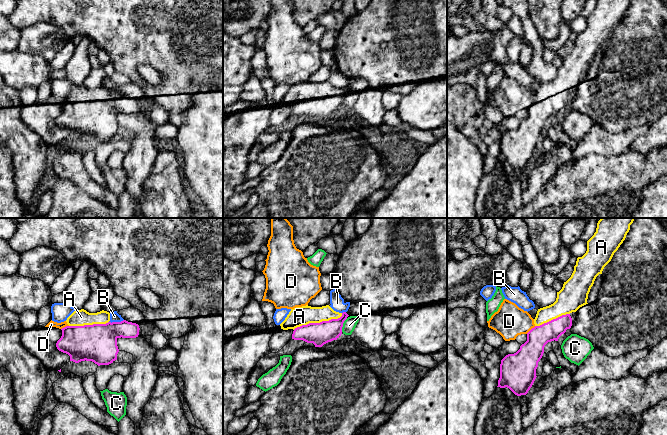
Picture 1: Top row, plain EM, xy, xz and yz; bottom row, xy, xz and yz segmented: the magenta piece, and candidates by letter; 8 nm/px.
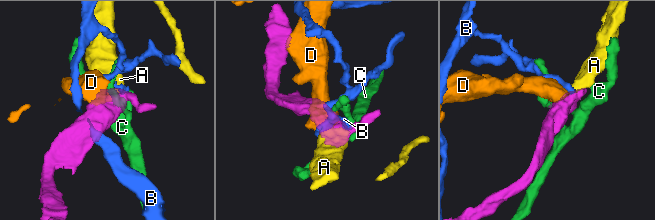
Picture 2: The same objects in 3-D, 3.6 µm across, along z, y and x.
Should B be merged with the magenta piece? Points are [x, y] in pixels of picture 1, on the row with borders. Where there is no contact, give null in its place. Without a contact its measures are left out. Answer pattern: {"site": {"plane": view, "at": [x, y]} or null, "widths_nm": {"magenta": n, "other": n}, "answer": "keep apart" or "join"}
{"site": {"plane": "xy", "at": [116, 322]}, "widths_nm": {"magenta": 300, "other": 80}, "answer": "keep apart"}

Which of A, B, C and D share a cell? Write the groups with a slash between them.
A / B / C / D

